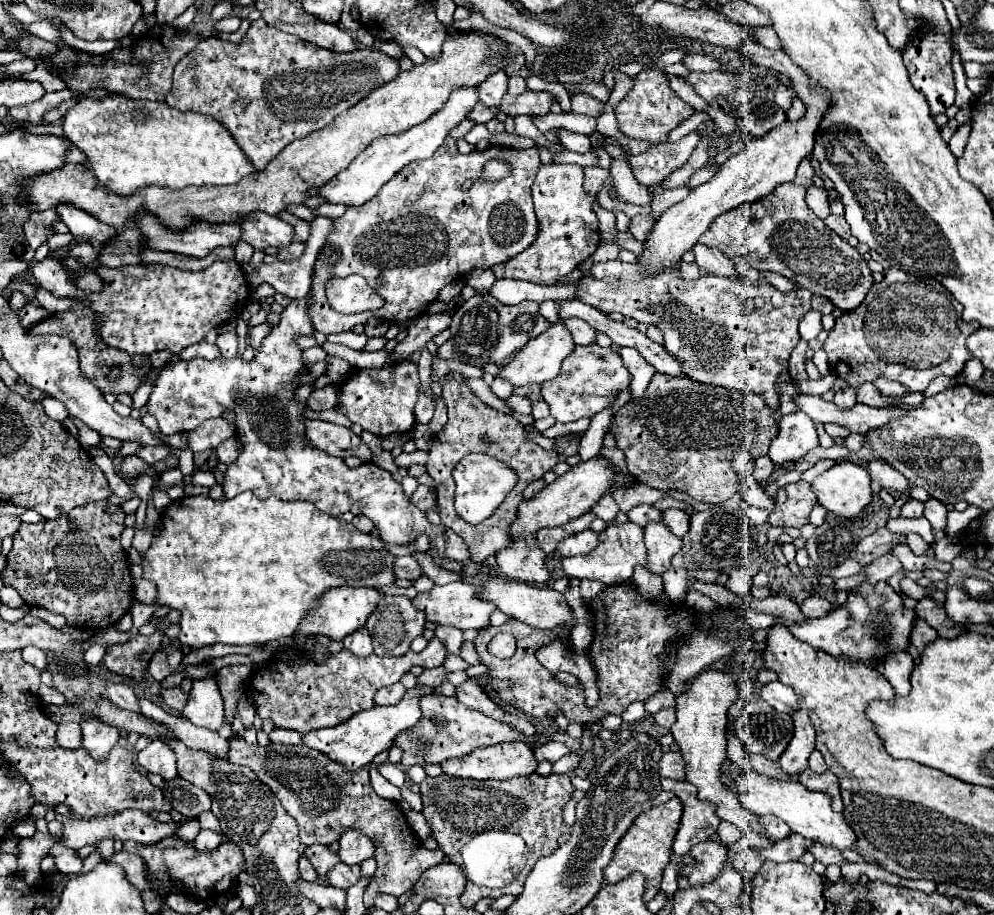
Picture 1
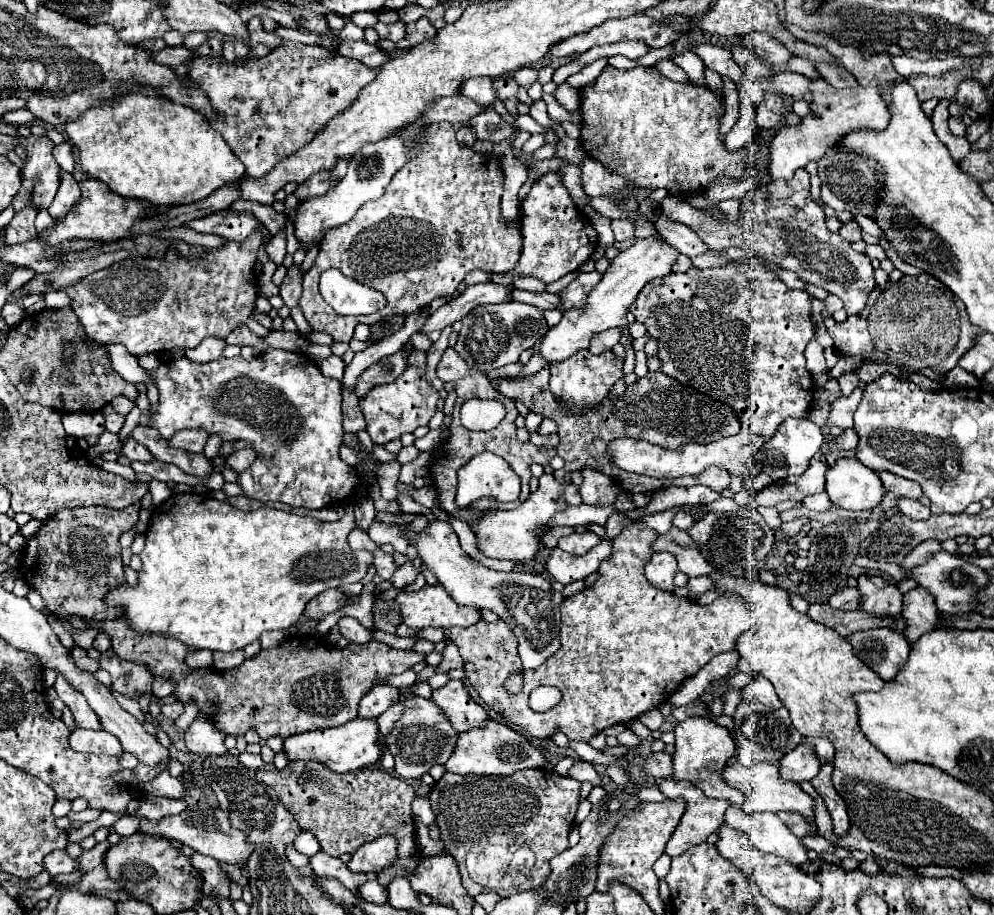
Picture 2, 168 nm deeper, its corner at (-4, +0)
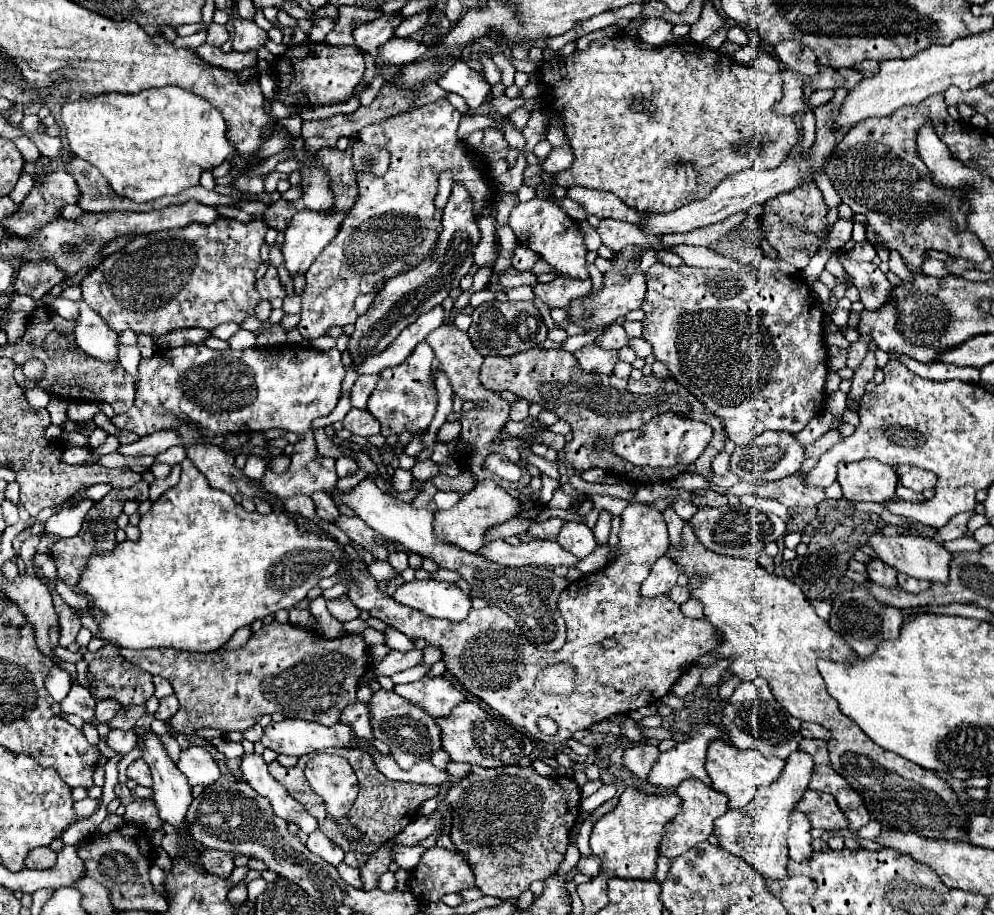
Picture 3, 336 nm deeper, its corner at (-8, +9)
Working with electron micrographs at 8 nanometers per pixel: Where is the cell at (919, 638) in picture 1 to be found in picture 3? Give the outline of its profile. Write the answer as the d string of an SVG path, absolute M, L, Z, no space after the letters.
M898 573L898 585L908 593L920 593L930 589L930 583L922 583L920 579L910 579L908 575L902 575L902 573Z

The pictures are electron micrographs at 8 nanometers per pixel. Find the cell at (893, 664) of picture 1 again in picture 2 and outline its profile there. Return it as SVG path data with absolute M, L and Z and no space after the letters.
M890 628L860 630L848 634L846 640L852 646L854 656L858 656L858 660L862 660L870 670L888 682L894 680L910 652L910 644L906 642L904 634Z

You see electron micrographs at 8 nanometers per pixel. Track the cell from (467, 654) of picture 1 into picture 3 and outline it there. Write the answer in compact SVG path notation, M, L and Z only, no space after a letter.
M428 645L428 647L424 647L424 663L430 663L430 665L434 665L436 661L440 661L444 657L444 653L442 653L442 649L440 647L434 647L434 645Z

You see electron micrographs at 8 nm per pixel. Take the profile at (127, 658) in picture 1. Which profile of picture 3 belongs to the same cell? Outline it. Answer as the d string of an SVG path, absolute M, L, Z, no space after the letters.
M106 643L96 653L88 651L84 659L88 661L88 669L90 669L88 673L92 677L90 683L94 685L94 691L92 691L94 699L112 697L112 699L118 699L124 707L128 707L128 705L144 705L154 695L152 675L142 671L140 667L134 667L134 663L128 663L126 659L122 659L122 655L118 653L118 649L112 643Z

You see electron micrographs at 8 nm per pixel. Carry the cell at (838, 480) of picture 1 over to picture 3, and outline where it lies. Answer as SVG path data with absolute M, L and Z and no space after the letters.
M874 459L838 465L838 483L848 501L884 503L894 497L898 485L896 469Z

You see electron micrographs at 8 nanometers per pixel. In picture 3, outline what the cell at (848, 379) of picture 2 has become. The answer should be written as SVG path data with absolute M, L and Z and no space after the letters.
M860 337L860 341L852 343L852 349L850 349L846 367L850 367L852 371L856 371L860 367L860 363L864 361L864 357L868 353L868 341L870 341L870 337Z

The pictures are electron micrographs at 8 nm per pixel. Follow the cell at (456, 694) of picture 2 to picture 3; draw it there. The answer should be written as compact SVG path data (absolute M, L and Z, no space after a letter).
M422 677L420 681L408 685L396 685L394 691L414 705L420 705L430 715L448 717L450 711L466 701L466 695L448 679L448 677Z

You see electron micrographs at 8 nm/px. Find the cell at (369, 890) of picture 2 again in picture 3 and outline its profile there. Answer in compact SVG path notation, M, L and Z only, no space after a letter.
M340 863L340 865L338 865L338 873L340 873L340 877L342 877L346 883L350 883L352 887L364 887L364 881L360 879L360 871L358 871L358 869L348 867L346 863Z

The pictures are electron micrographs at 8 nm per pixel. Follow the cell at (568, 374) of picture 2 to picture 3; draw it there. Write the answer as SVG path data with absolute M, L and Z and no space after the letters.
M586 345L580 351L574 353L578 365L586 373L600 373L600 375L612 375L614 365L618 363L618 353L614 349L606 351L598 345Z

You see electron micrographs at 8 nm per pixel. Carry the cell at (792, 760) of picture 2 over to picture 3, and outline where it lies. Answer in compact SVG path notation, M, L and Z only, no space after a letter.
M794 751L786 759L786 767L782 771L782 779L778 783L772 783L770 787L758 789L756 797L742 809L728 809L726 815L718 817L714 821L716 837L720 847L724 847L728 853L742 857L748 861L760 875L780 881L788 879L786 865L788 865L788 851L784 849L784 835L788 831L788 815L794 807L794 803L804 795L808 789L810 777L812 777L814 761L806 751Z

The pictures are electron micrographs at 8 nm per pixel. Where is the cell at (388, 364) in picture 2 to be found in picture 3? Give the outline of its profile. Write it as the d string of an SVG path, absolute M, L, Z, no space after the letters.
M358 375L356 383L352 385L352 405L358 407L358 409L364 409L366 407L366 399L370 397L372 389L376 387L376 383L378 383L378 375L370 375L370 377Z

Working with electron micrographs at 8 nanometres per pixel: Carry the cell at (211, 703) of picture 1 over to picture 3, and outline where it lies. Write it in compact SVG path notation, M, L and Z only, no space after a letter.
M192 745L188 749L182 751L182 757L178 761L178 769L186 775L188 783L194 785L212 785L214 781L218 781L220 771L218 765L214 763L208 747L202 745Z

